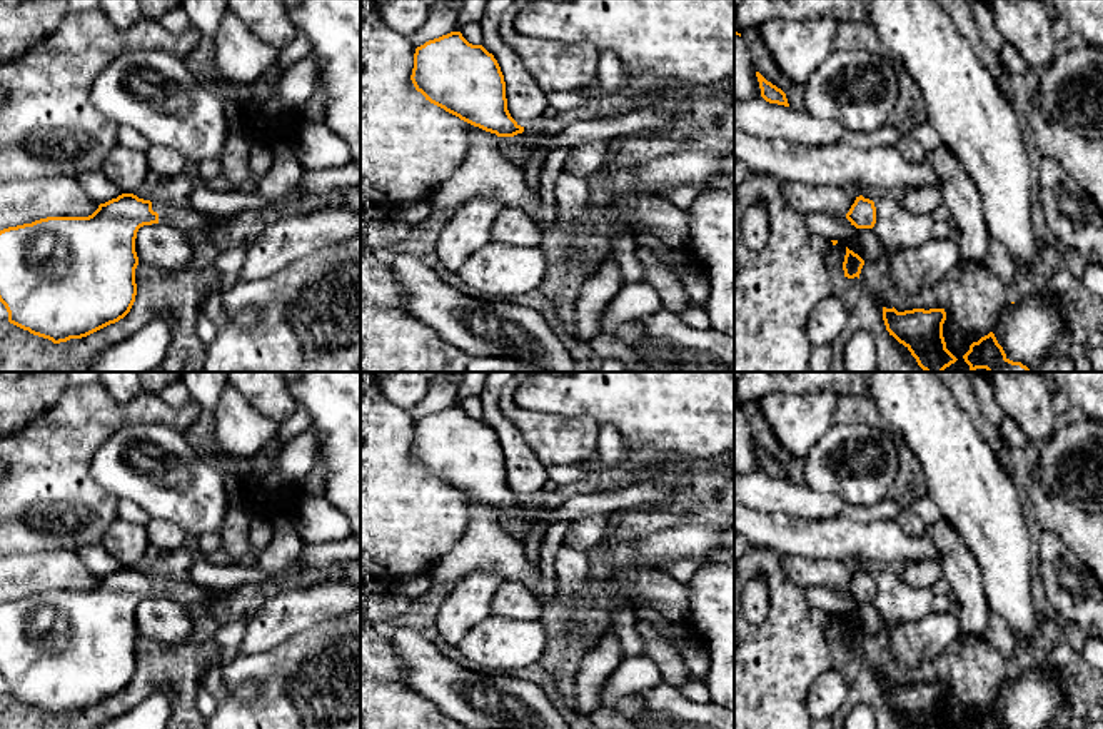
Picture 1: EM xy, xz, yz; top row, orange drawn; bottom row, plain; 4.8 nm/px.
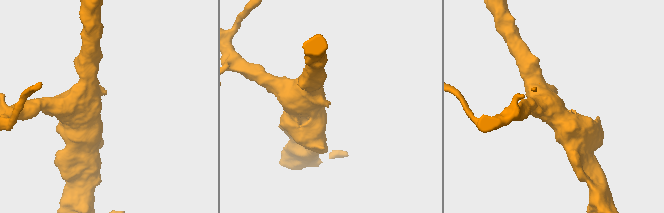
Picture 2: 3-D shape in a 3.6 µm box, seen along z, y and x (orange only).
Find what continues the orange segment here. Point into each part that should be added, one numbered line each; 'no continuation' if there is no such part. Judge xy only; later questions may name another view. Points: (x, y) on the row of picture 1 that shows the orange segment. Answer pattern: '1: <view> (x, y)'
1: xy (194, 222)

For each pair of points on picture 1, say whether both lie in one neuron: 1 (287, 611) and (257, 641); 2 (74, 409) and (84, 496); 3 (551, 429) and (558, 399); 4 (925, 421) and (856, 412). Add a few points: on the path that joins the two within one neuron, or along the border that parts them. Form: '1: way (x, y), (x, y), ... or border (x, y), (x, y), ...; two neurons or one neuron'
1: way (281, 618), (264, 634); one neuron
2: way (74, 431), (74, 474); one neuron
3: border (516, 404), (564, 417), (589, 416), (593, 419); two neurons
4: border (868, 396), (906, 446); two neurons

